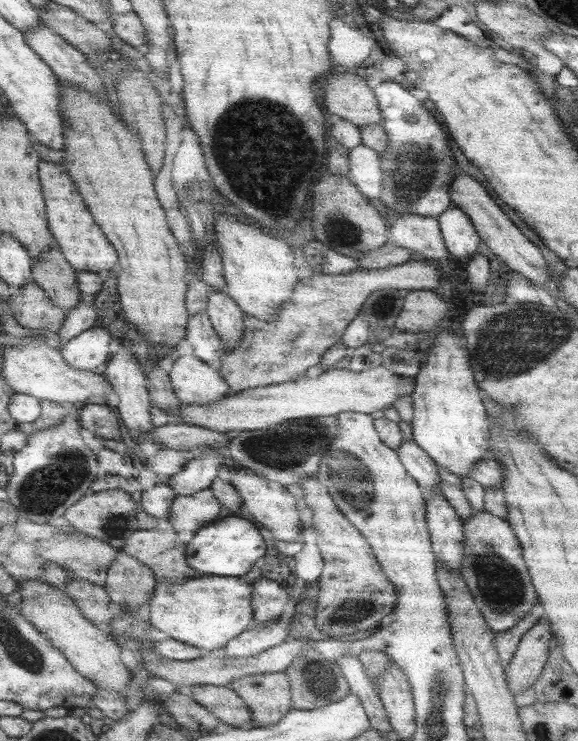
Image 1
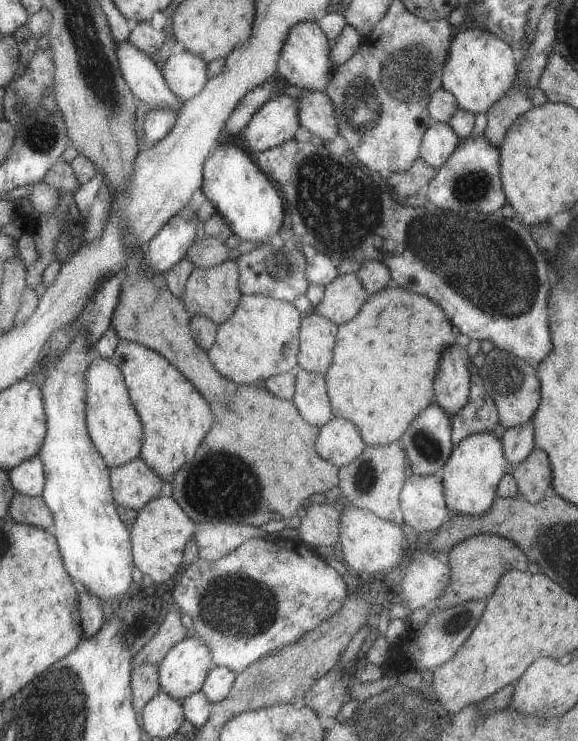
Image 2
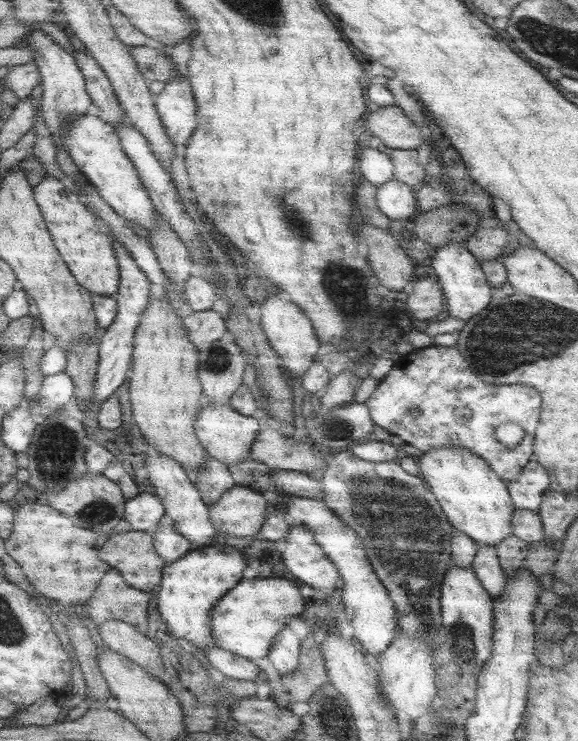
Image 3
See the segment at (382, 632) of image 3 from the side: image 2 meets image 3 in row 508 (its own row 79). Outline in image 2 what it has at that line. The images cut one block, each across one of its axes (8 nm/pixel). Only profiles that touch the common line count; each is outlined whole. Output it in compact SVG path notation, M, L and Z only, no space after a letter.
M327 14L317 24L313 20L295 24L289 30L285 46L279 54L275 76L281 82L287 82L289 86L299 86L305 92L323 92L335 70L331 68L331 42L335 42L335 38L341 34L345 24L347 22L343 14Z

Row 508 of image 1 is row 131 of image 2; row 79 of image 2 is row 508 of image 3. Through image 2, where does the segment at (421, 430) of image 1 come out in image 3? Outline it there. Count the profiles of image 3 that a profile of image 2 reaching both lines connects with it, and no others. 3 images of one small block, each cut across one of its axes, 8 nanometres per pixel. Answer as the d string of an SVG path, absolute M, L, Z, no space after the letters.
M429 448L429 452L417 458L417 464L419 464L419 478L425 480L429 492L433 492L451 528L459 530L479 548L471 562L471 570L495 604L495 600L503 594L507 586L507 574L499 566L495 546L503 538L511 536L511 516L515 512L507 482L503 482L497 474L493 474L493 470L489 470L483 458L463 448L437 448L437 450Z

